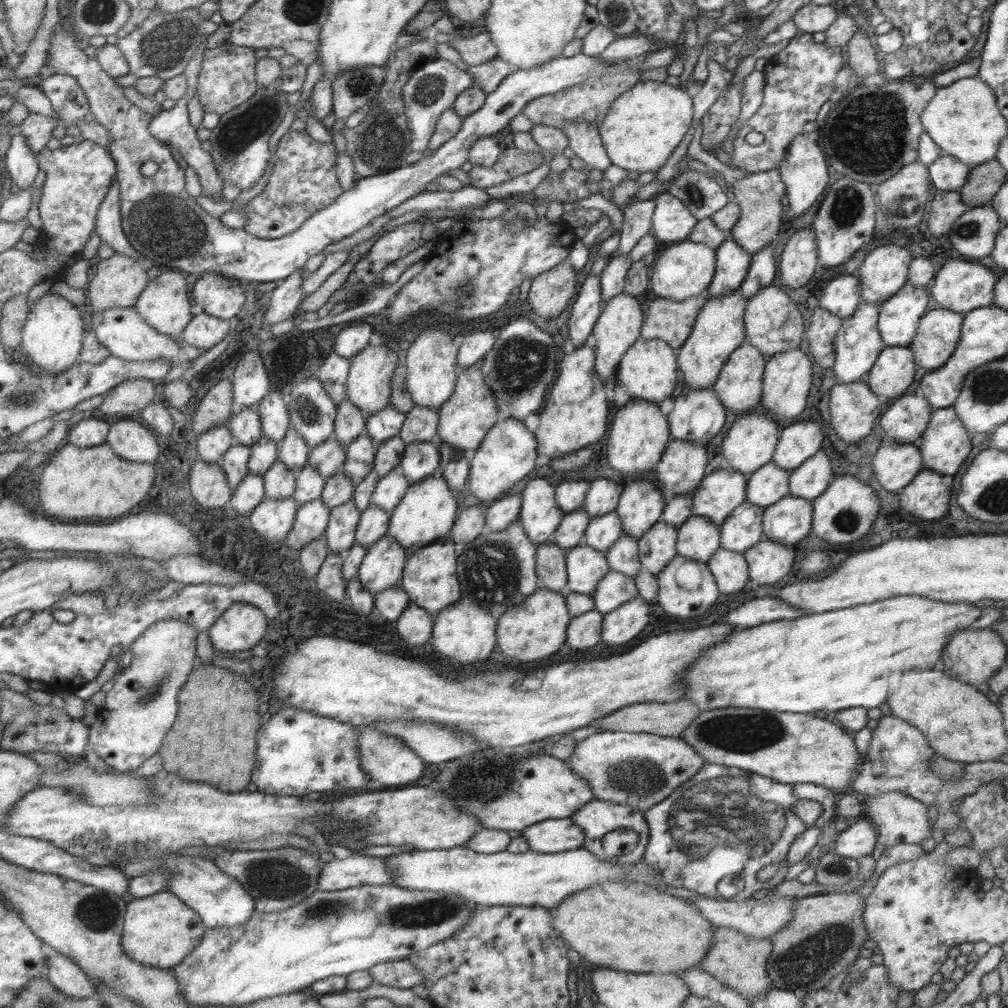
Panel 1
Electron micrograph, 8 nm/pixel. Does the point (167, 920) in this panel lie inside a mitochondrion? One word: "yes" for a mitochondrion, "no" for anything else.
no

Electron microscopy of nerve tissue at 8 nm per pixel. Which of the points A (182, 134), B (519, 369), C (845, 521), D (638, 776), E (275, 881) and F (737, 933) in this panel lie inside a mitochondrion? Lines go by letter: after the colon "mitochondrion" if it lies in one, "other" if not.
A: other
B: mitochondrion
C: mitochondrion
D: mitochondrion
E: mitochondrion
F: other

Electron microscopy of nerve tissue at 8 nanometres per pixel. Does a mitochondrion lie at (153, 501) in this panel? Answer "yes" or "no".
no

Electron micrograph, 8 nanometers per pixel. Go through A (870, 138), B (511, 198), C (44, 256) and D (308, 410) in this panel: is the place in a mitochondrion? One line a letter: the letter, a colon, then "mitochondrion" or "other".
A: mitochondrion
B: other
C: other
D: mitochondrion

